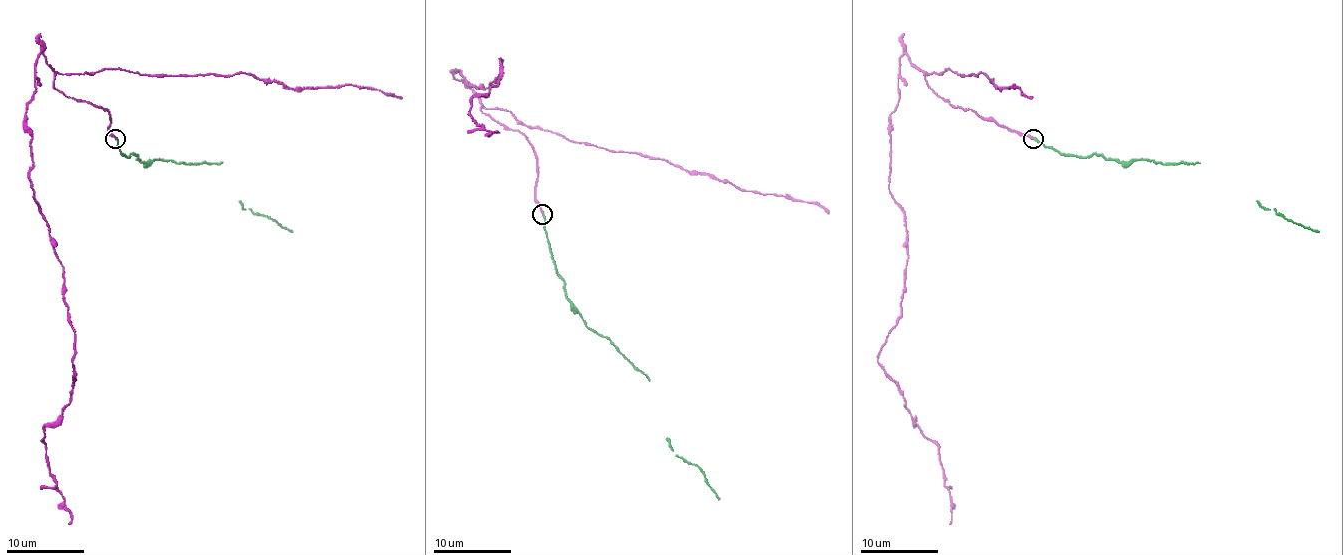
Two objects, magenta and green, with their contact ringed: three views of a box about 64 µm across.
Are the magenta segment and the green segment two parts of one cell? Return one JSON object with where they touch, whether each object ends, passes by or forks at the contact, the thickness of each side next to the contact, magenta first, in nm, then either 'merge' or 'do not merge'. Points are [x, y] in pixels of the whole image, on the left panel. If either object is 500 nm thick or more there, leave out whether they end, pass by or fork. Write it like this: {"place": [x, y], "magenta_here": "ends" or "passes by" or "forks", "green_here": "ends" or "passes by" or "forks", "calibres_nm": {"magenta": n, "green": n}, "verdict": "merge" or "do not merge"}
{"place": [115, 138], "magenta_here": "ends", "green_here": "ends", "calibres_nm": {"magenta": 190, "green": 200}, "verdict": "merge"}

